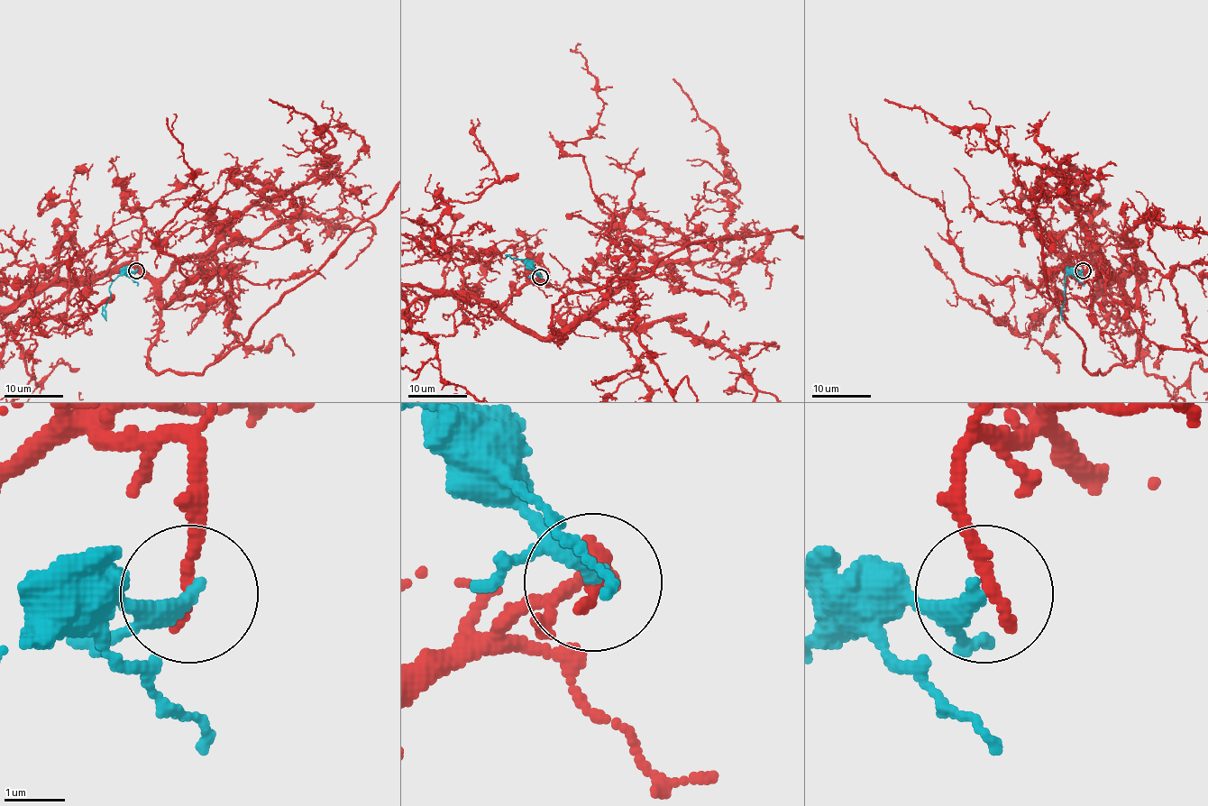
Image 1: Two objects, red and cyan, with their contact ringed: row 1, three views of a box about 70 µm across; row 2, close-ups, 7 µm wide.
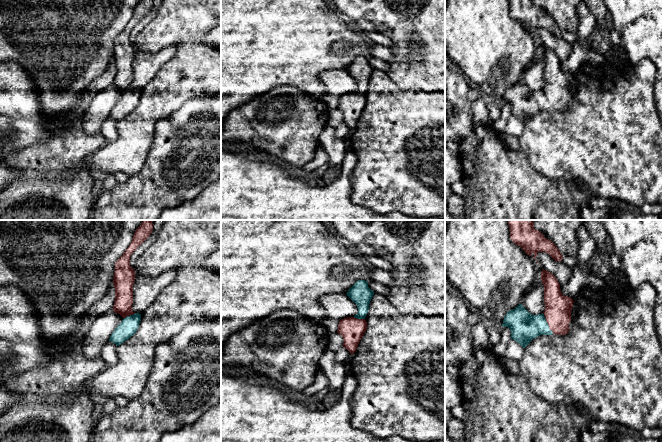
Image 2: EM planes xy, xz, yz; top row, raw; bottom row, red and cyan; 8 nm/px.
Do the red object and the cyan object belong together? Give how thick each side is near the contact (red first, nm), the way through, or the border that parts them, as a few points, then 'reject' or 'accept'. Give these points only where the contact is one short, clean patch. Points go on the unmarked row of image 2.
220/220 nm | across yz (558, 83), (557, 88), (547, 98), (524, 102) | accept

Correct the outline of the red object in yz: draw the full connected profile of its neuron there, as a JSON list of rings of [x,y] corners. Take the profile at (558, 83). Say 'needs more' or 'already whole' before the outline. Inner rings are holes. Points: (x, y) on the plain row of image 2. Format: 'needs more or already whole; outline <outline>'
needs more; outline [[[542,46],[545,86],[538,91],[530,90],[522,80],[507,88],[502,103],[511,106],[511,115],[525,124],[540,111],[566,111],[569,108],[573,75],[561,69],[557,54]]]

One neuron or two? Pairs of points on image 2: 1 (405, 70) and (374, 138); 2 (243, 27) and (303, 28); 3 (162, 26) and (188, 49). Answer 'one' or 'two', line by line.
1: two
2: one
3: one

